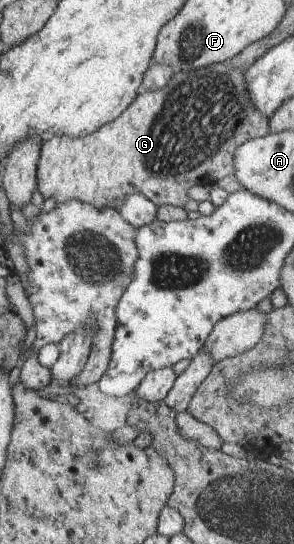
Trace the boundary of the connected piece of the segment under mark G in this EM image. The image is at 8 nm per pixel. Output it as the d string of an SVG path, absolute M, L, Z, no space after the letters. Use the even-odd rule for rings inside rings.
M228 62L189 72L176 72L165 88L155 92L142 89L119 118L101 126L97 132L81 138L53 136L42 143L36 170L36 190L44 200L54 198L57 206L71 200L79 200L99 210L114 208L119 211L125 198L131 194L143 194L158 207L171 205L171 200L155 200L155 196L149 196L155 194L155 182L163 182L161 186L165 190L181 192L181 202L173 200L173 205L185 206L190 200L189 196L183 196L185 192L197 184L210 183L213 186L221 178L231 176L235 172L235 150L248 140L267 136L270 130L270 119L267 120L249 98L244 72L239 68L229 68ZM165 178L169 178L175 188L169 188Z

